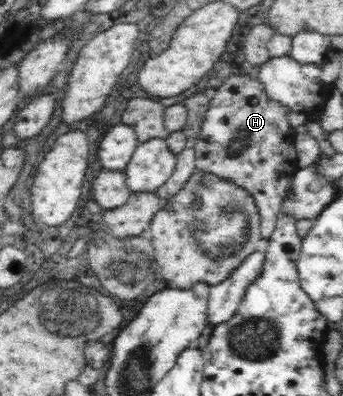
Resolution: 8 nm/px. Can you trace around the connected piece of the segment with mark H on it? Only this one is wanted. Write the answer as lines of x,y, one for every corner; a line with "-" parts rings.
231,75
222,81
209,99
209,106
200,120
197,135
194,136
196,139
193,148
196,168
220,177
229,177
253,195
260,214
261,234
266,239
270,238
277,220
280,219
281,197
286,193
290,178
298,168
297,150
292,138
295,129
289,122
289,112
292,111
287,106
267,96
257,79
251,78
249,75

